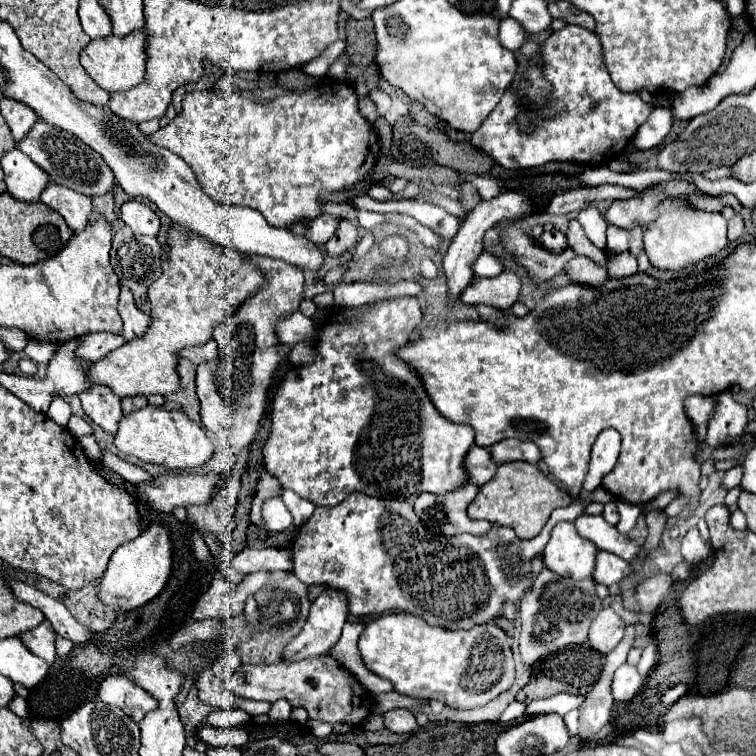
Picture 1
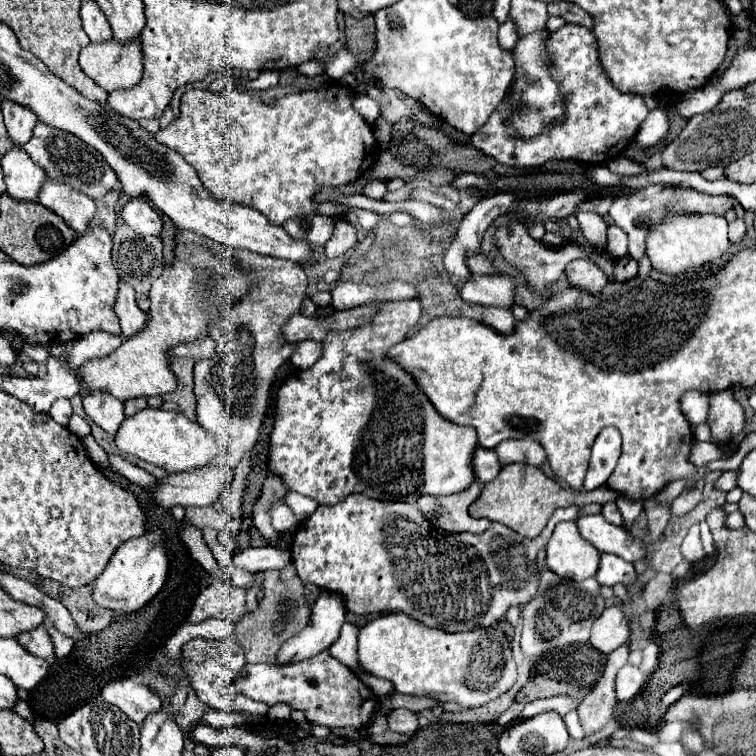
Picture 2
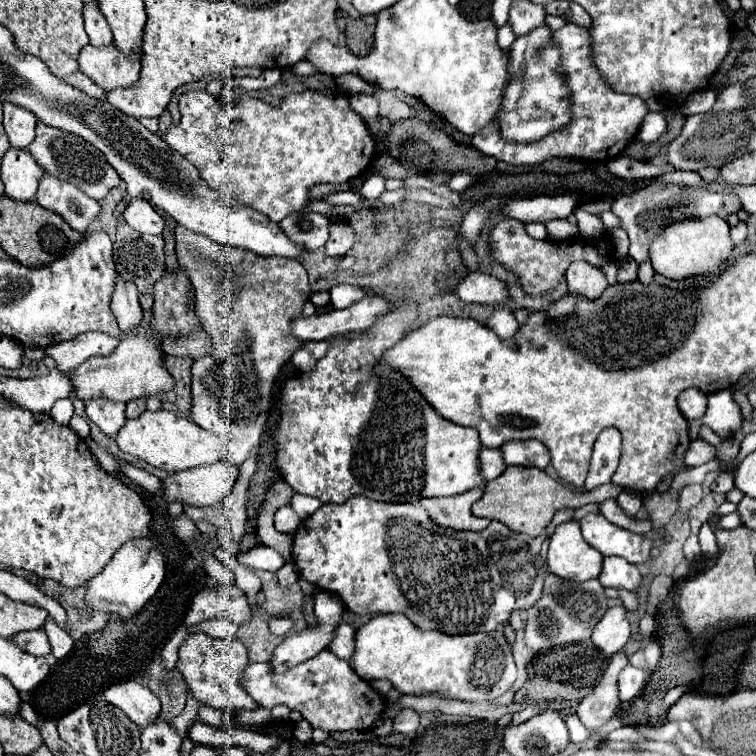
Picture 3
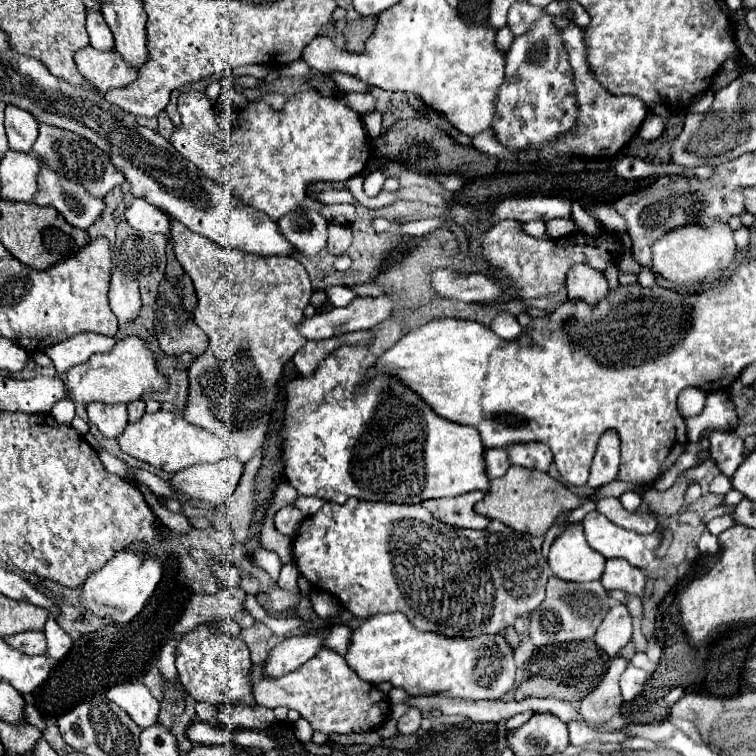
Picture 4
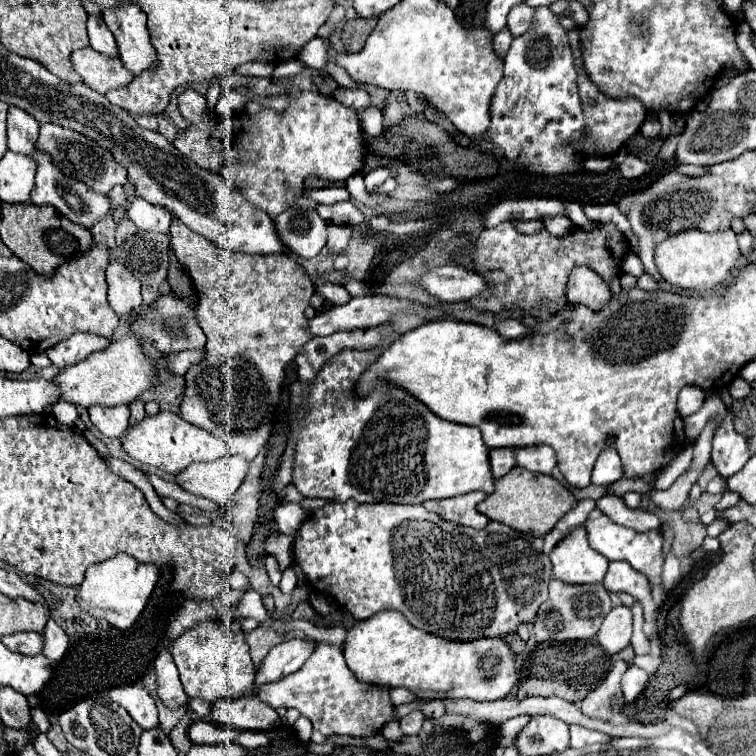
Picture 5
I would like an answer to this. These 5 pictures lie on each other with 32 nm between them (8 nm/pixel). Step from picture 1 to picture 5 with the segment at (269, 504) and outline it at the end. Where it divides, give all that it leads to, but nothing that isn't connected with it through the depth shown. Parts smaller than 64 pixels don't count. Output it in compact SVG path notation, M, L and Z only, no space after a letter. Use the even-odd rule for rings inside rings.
M286 502L286 504L280 504L274 512L274 518L276 518L276 524L278 524L278 530L282 534L296 534L300 530L300 524L304 522L306 518L306 512L302 510L300 504L294 504L294 502Z

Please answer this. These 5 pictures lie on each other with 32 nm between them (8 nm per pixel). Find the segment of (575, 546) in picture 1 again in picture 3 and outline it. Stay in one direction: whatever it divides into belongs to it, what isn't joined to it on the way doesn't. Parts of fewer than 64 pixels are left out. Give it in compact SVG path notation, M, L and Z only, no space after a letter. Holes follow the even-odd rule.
M570 520L556 526L548 548L548 568L552 574L572 582L586 582L600 576L602 560L604 556L584 540L578 522Z

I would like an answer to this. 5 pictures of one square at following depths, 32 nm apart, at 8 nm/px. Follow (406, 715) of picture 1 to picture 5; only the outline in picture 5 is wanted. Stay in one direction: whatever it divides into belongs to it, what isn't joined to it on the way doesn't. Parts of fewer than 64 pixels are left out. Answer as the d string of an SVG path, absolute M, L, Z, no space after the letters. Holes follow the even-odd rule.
M414 710L412 714L400 718L400 726L402 726L402 732L406 736L414 736L422 730L422 722L424 722L424 714L420 710Z

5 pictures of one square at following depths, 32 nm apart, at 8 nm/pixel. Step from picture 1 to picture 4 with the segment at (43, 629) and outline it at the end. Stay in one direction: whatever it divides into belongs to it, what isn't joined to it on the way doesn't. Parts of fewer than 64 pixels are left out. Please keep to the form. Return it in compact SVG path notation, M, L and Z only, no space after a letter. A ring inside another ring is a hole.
M20 632L16 636L6 636L4 642L10 644L12 648L20 650L20 652L30 654L30 656L46 654L46 636L44 636L44 632Z

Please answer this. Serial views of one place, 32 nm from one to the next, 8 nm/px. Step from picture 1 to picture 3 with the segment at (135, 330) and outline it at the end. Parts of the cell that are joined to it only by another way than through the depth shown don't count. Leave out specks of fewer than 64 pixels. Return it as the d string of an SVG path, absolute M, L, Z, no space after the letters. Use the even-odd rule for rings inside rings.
M116 274L116 284L114 284L110 308L112 308L114 316L118 318L122 332L138 326L142 320L142 308L138 302L136 284L124 280L120 274Z

